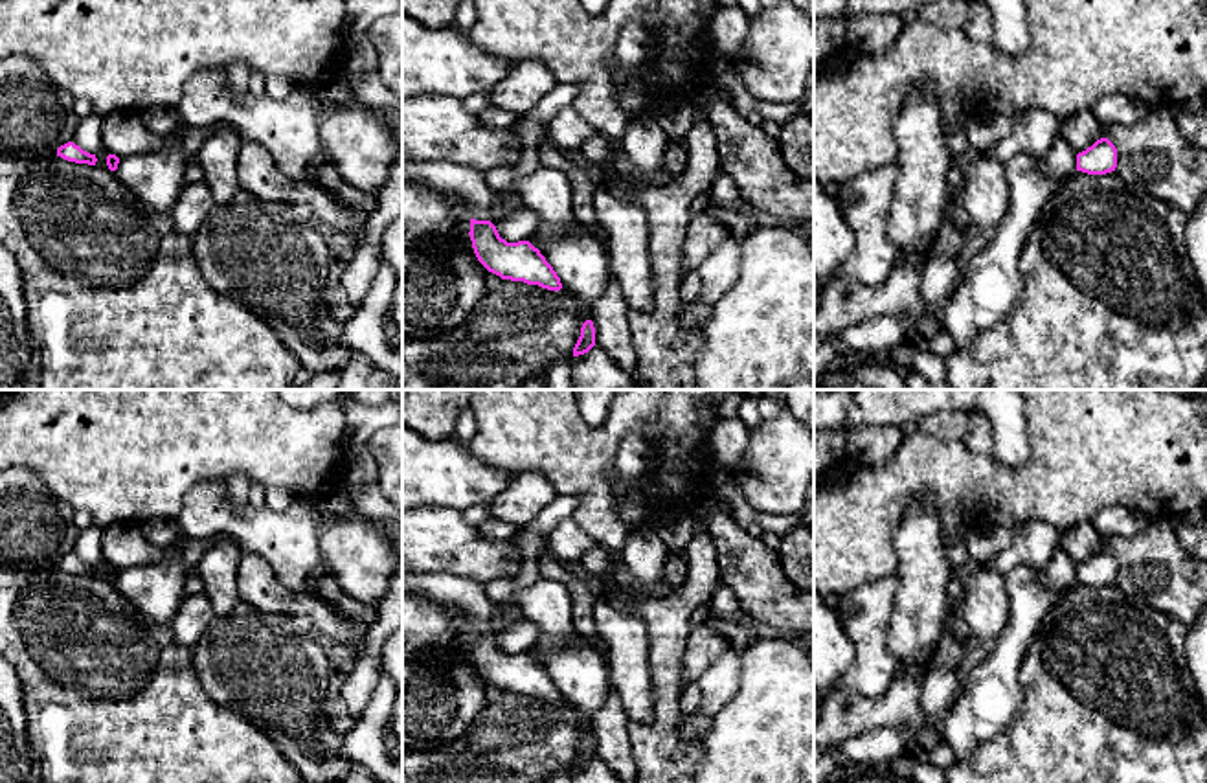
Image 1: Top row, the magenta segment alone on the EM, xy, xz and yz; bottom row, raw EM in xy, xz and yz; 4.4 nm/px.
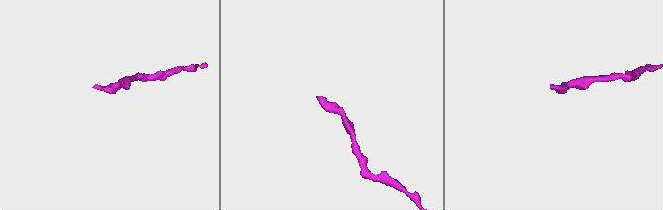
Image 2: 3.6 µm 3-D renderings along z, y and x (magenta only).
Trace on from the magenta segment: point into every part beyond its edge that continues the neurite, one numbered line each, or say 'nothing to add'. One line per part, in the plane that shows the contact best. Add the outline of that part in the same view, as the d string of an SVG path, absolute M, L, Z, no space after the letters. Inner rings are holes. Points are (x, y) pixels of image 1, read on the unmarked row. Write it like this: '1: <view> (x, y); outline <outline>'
1: xz (469, 596); outline M402 573L402 592L445 608L457 608L476 632L494 632L494 603L474 579L450 573Z

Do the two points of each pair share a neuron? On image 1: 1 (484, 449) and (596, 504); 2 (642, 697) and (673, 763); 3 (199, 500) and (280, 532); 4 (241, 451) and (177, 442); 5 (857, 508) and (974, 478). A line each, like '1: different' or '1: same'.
1: same
2: different
3: same
4: same
5: same

